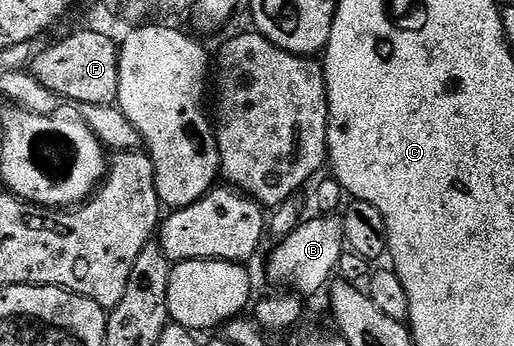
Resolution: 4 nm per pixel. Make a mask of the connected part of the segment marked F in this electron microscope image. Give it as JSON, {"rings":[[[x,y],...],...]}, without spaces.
{"rings":[[[98,30],[92,32],[76,32],[49,48],[38,51],[31,57],[30,71],[46,90],[50,90],[53,96],[61,101],[72,100],[73,105],[78,104],[116,104],[118,101],[118,62],[120,61],[120,49],[117,41],[106,38]]]}

